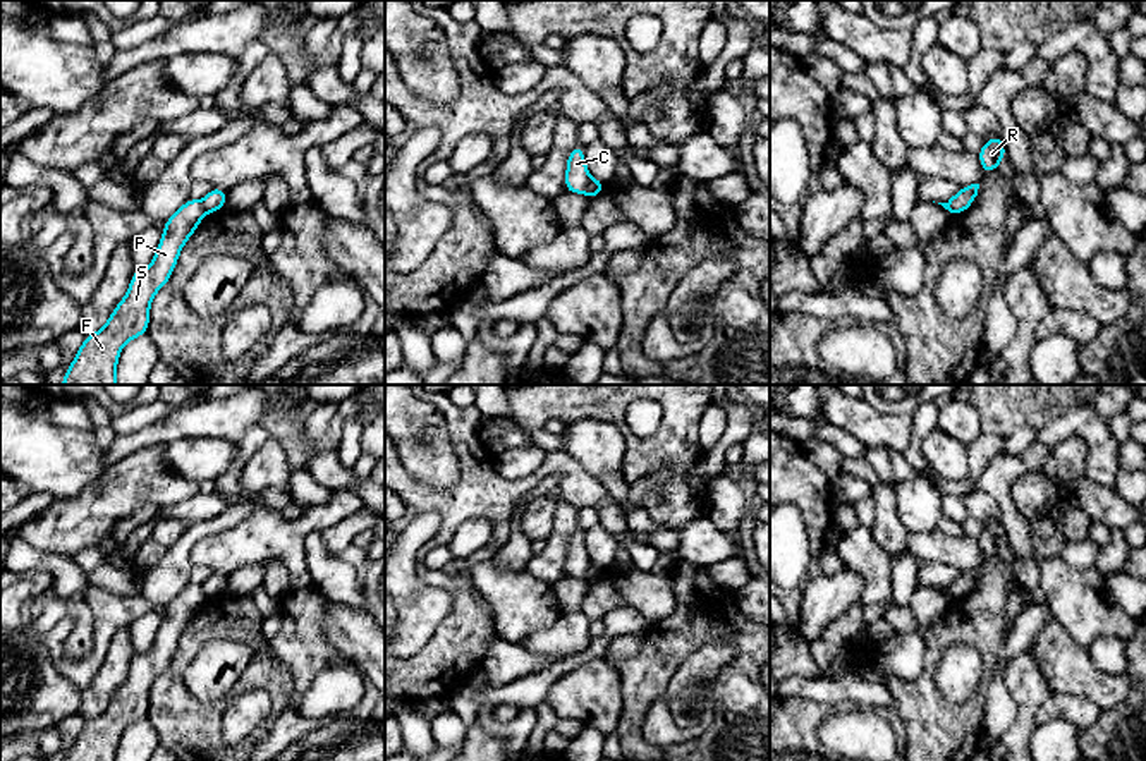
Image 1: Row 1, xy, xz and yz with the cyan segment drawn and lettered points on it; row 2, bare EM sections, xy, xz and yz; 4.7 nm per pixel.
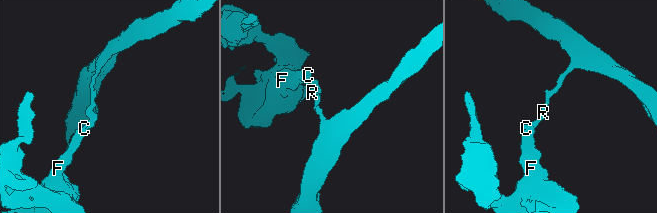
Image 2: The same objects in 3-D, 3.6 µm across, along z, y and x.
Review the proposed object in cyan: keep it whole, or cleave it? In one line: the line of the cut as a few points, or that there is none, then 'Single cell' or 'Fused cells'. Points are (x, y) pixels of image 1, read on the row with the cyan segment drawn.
Split along xz (591, 179), (583, 193). Fused cells

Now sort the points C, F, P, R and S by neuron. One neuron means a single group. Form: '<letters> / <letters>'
C F P S / R

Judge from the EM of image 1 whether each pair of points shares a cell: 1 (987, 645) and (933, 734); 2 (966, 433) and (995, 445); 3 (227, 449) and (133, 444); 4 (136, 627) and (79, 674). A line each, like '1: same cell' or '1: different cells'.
1: same cell
2: different cells
3: different cells
4: different cells

